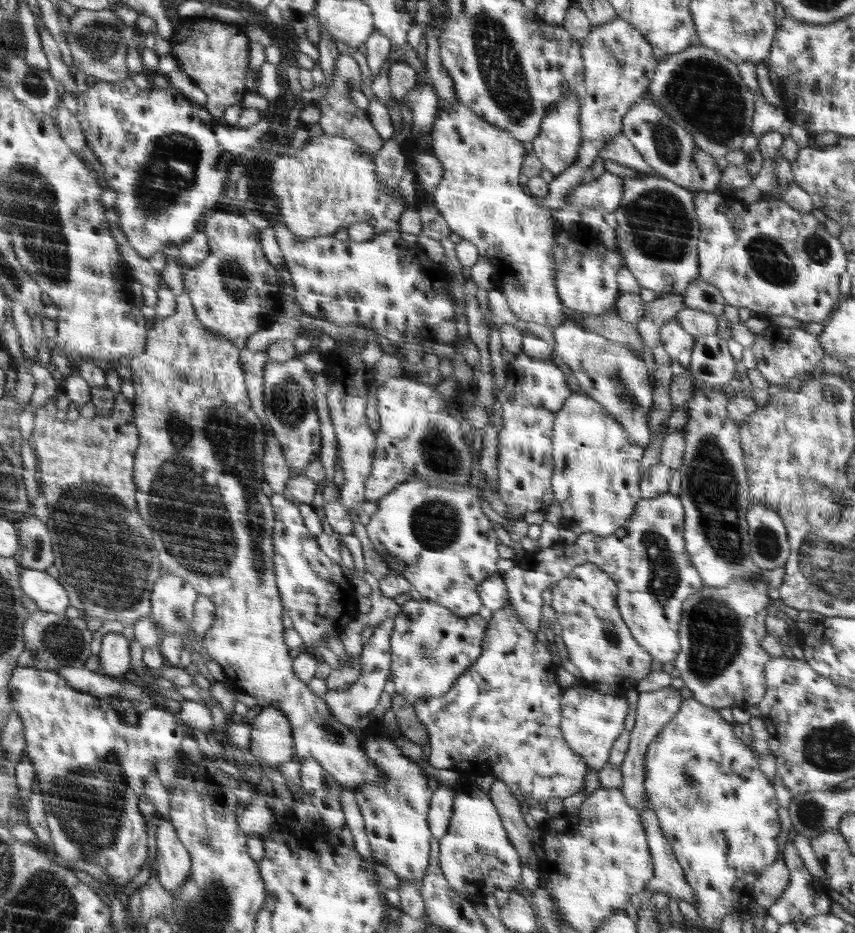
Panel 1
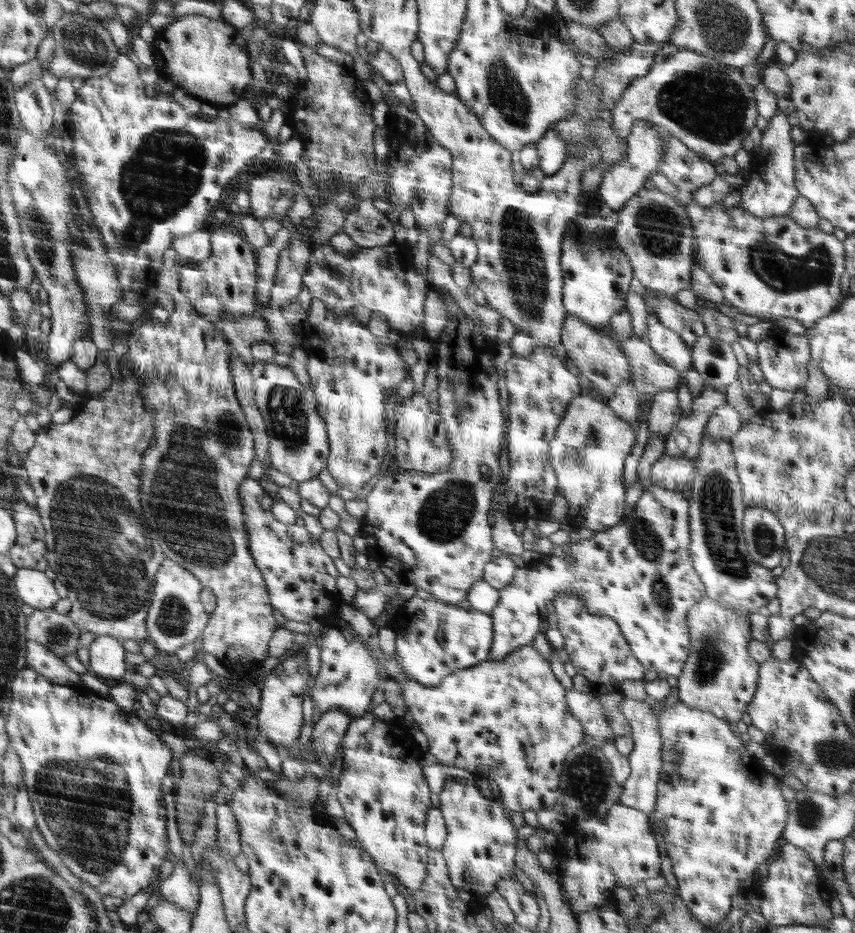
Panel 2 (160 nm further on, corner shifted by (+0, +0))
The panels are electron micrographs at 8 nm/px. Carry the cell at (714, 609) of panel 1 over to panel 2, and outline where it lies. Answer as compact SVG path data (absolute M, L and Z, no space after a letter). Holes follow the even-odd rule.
M704 595L687 614L690 654L678 676L679 702L704 710L727 722L741 720L758 687L759 663L747 651L751 638L750 614L736 614Z

